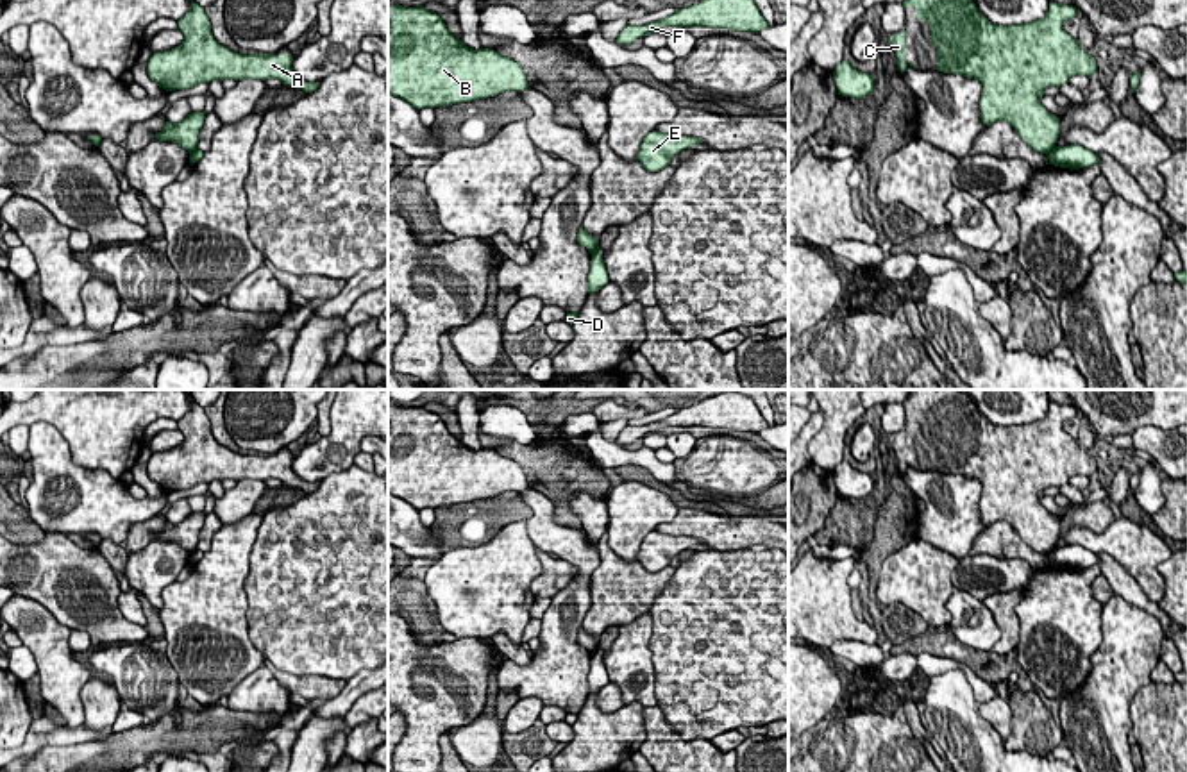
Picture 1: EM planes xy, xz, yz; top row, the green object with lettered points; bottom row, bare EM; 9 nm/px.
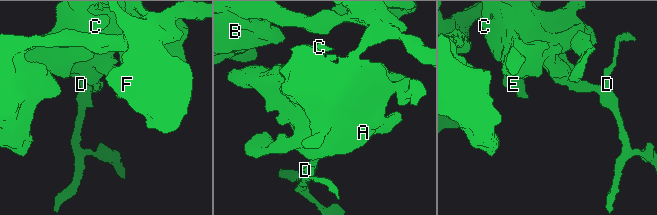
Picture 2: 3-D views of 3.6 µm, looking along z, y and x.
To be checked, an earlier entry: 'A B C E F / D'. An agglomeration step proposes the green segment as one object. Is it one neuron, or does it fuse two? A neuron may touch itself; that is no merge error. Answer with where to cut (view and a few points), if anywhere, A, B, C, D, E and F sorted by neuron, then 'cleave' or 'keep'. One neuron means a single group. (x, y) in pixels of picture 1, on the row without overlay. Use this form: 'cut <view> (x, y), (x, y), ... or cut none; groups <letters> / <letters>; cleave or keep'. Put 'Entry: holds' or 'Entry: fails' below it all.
cut yz (1055, 547), (1046, 554); groups A B C E F / D; cleave
Entry: holds

